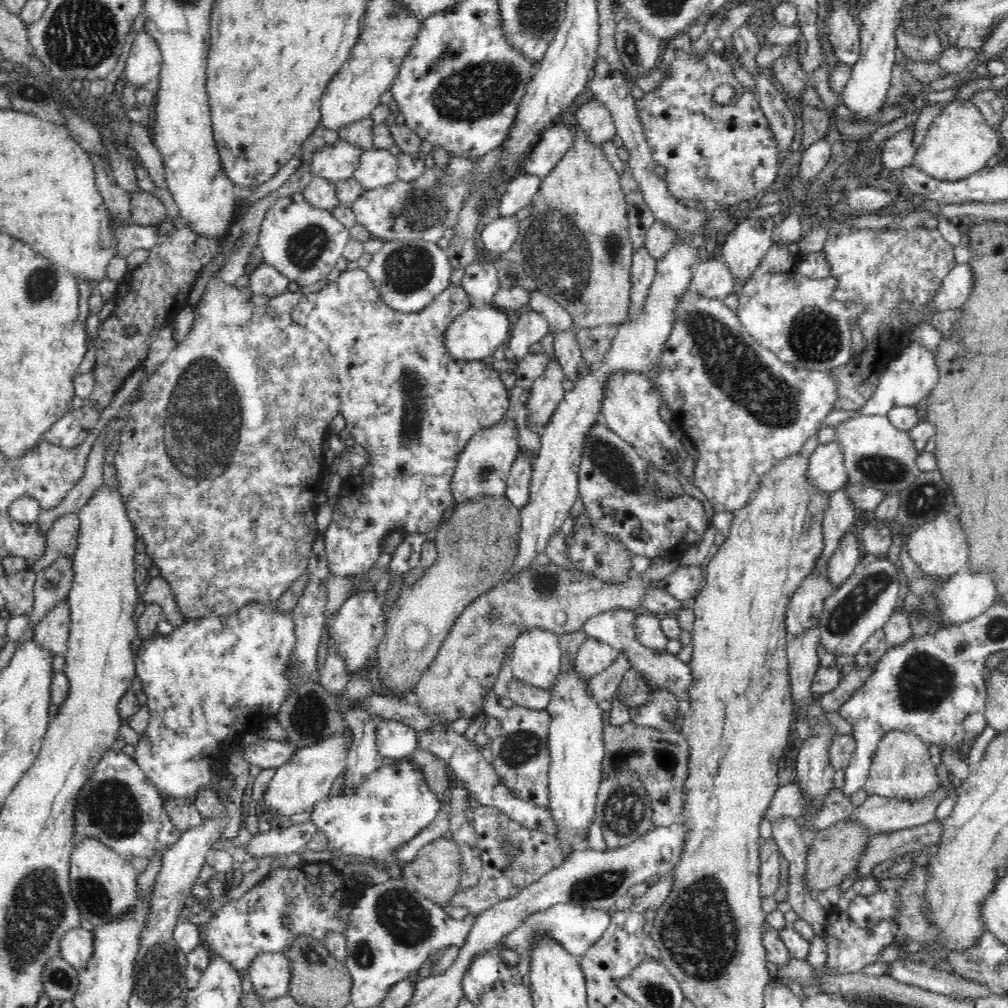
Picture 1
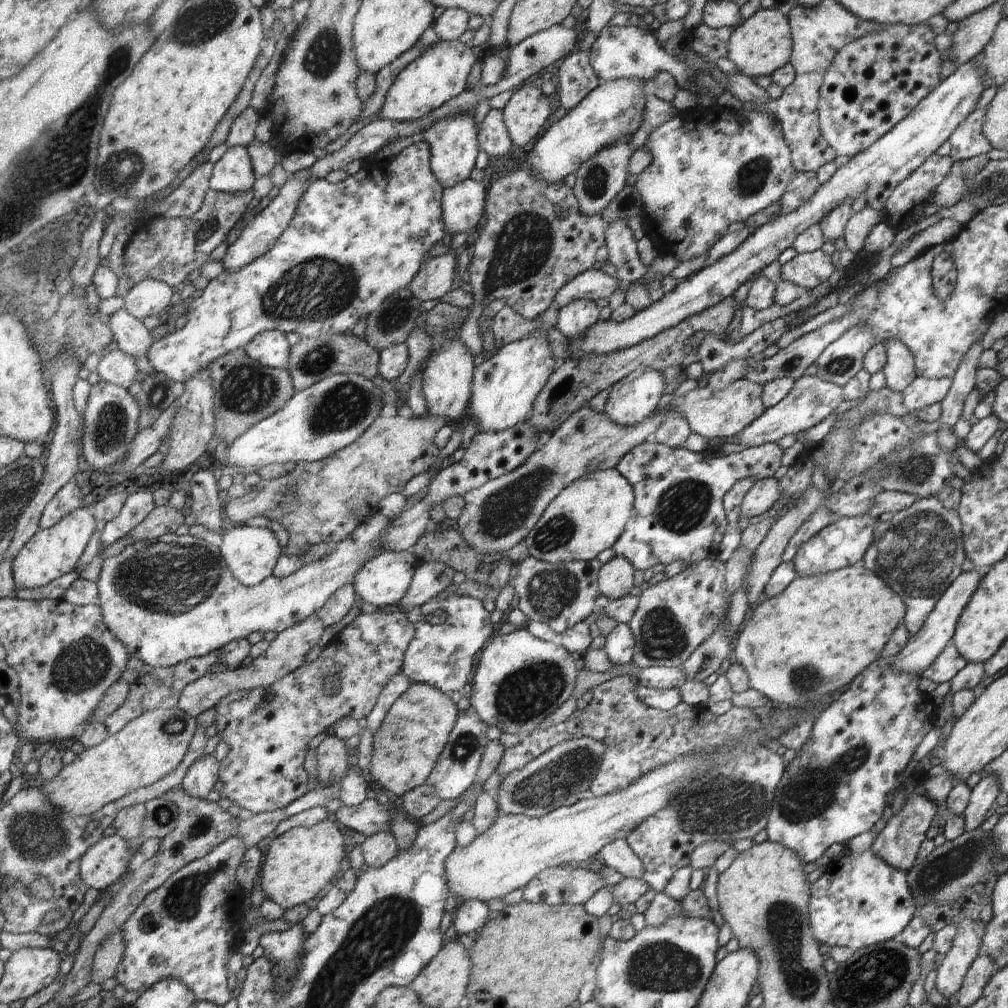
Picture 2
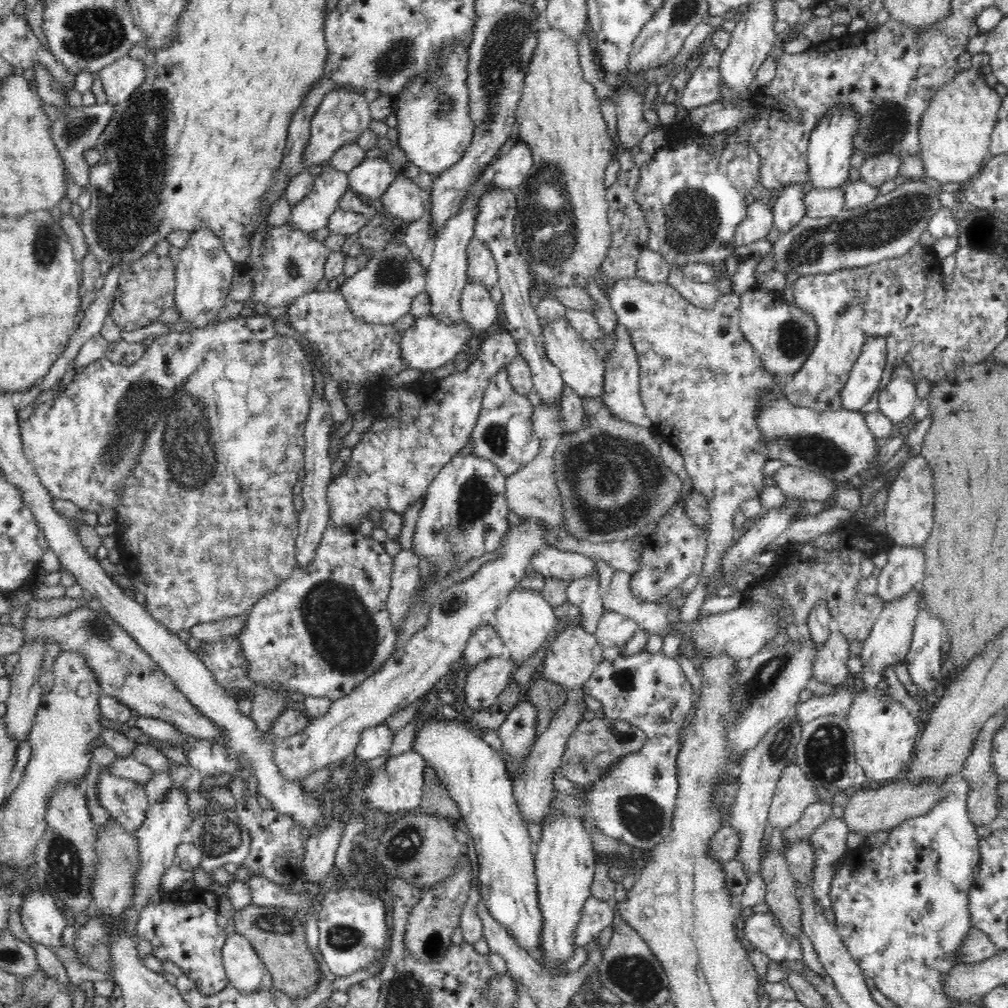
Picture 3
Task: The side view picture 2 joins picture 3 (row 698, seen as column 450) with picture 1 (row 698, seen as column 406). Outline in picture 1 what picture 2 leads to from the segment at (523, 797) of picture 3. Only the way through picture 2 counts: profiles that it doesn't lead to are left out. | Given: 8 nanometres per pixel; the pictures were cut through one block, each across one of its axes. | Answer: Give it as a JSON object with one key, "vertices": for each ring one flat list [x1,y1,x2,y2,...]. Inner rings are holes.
{"vertices":[[619,652,613,660,612,666,589,679,591,687,589,690,593,690,595,700,597,702,612,700,619,690,622,680,624,680,624,676,631,671,632,661,630,661,630,657,624,652]]}

